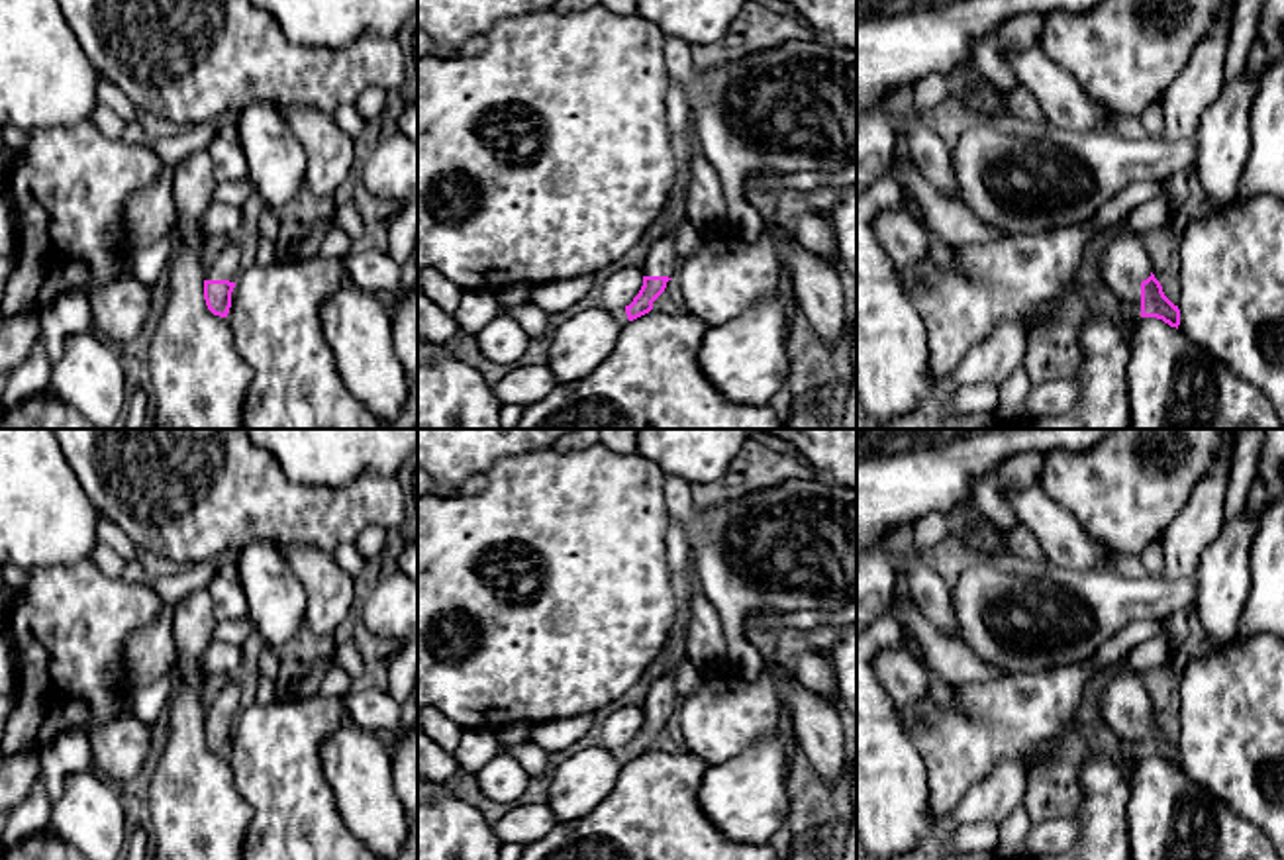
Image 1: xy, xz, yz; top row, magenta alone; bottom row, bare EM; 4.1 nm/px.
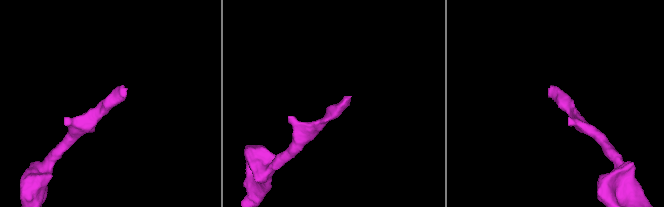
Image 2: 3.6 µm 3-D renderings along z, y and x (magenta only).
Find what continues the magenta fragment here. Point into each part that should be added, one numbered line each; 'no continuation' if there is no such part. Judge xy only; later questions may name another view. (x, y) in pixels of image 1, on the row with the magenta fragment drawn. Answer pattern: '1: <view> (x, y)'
1: xy (226, 267)

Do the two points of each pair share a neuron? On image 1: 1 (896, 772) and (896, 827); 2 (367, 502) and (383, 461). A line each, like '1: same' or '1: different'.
1: same
2: different

